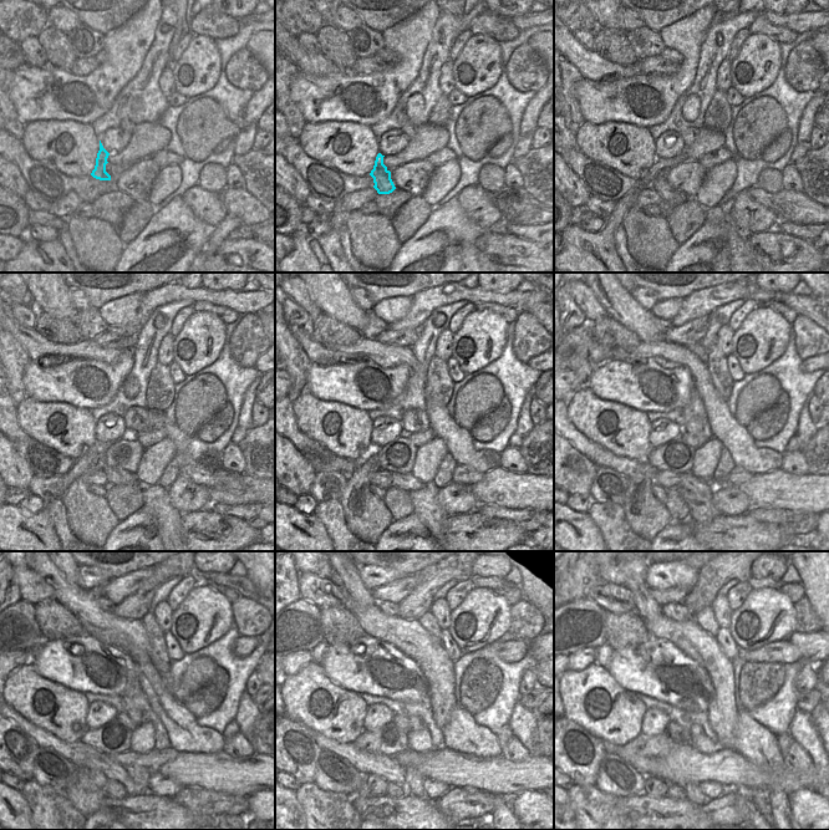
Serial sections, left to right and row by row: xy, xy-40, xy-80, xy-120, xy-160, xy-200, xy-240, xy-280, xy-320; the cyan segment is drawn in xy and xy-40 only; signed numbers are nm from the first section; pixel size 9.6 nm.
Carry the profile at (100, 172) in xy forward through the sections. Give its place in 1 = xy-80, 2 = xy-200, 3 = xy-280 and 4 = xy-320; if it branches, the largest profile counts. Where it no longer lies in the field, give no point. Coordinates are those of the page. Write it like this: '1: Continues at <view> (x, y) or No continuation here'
1: Continues at xy-80 (660, 184)
2: Continues at xy-200 (688, 482)
3: Continues at xy-280 (415, 780)
4: Continues at xy-320 (693, 794).

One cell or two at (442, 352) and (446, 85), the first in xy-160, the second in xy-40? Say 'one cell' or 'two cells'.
one cell

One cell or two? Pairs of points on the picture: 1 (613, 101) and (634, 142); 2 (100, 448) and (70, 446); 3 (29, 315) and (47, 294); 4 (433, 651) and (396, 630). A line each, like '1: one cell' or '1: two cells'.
1: two cells
2: two cells
3: two cells
4: one cell

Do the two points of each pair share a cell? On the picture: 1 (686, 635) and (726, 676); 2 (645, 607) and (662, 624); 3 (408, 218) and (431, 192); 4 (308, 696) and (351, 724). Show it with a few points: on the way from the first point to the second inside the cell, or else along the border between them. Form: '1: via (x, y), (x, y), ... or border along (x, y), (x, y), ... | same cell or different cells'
1: via (700, 636), (713, 647), (713, 655), (720, 662) | same cell
2: border along (662, 614), (646, 621) | different cells
3: border along (420, 195), (431, 205), (437, 205) | different cells
4: via (311, 709), (318, 719), (337, 719) | same cell

